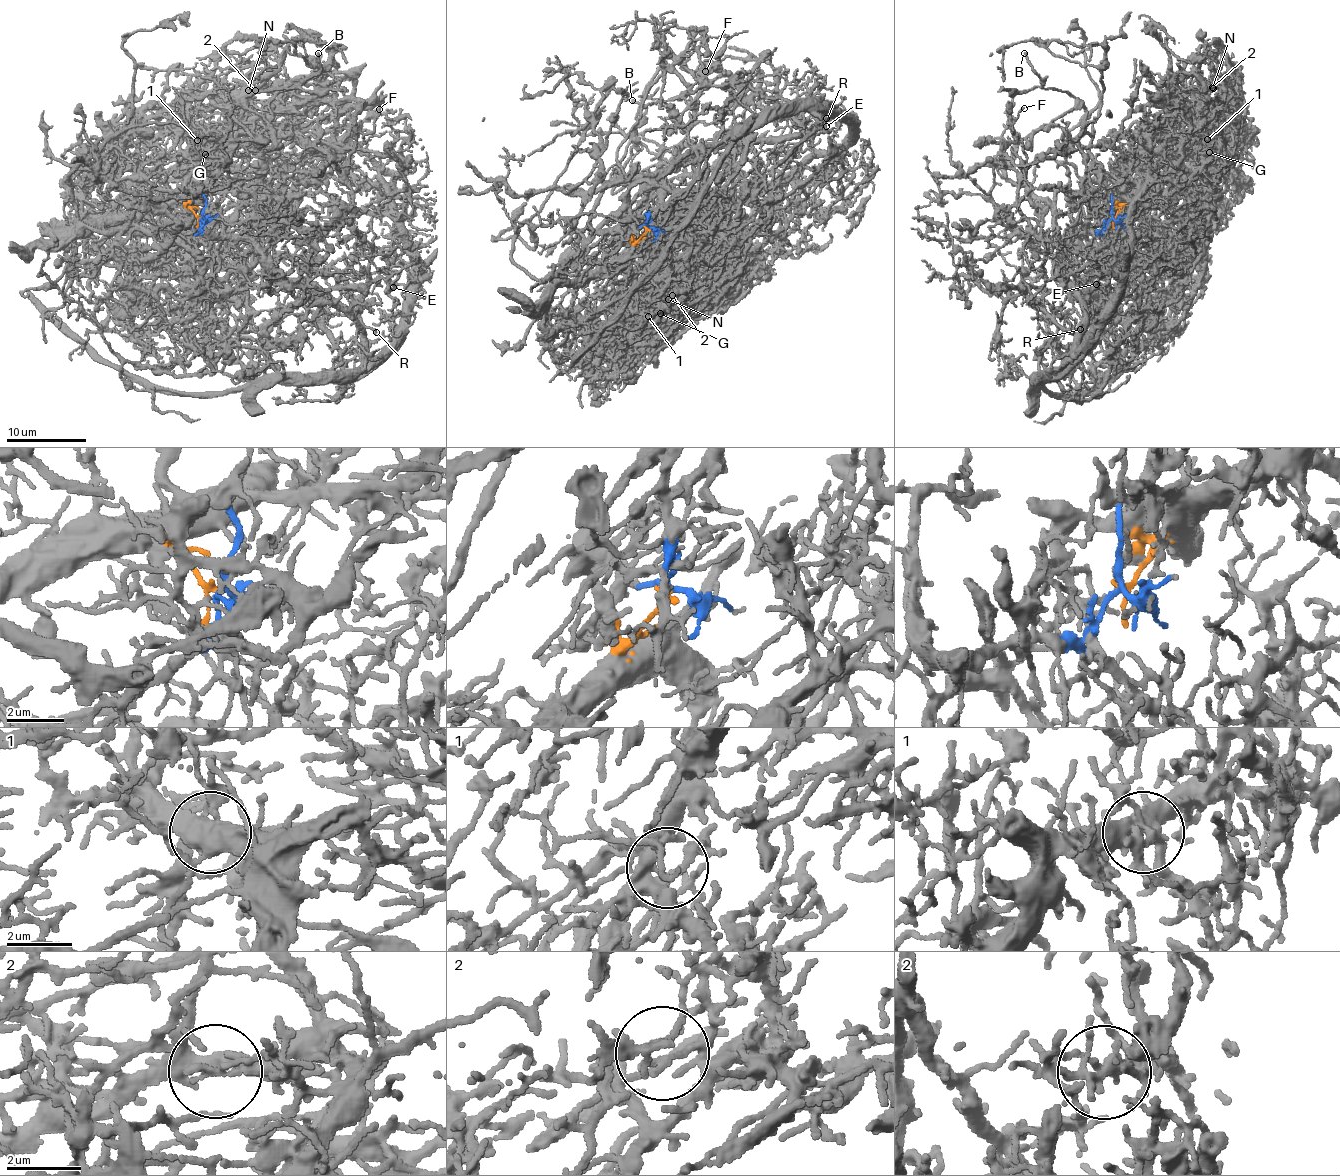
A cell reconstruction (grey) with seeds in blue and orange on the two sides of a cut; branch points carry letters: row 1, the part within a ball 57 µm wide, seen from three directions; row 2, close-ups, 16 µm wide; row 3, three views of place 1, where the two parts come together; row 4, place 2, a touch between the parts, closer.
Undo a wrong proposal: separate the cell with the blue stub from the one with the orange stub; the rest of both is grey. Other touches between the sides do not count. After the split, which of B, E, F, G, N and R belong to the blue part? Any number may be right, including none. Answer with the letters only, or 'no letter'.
E, F, R

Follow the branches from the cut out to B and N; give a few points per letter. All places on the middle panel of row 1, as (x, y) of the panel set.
B: (647, 228), (637, 244), (671, 207), (672, 193), (647, 175), (612, 192), (618, 164), (645, 109), (631, 99)
N: (647, 228), (636, 242), (653, 261), (656, 296), (638, 339), (657, 335), (680, 301), (668, 299)

